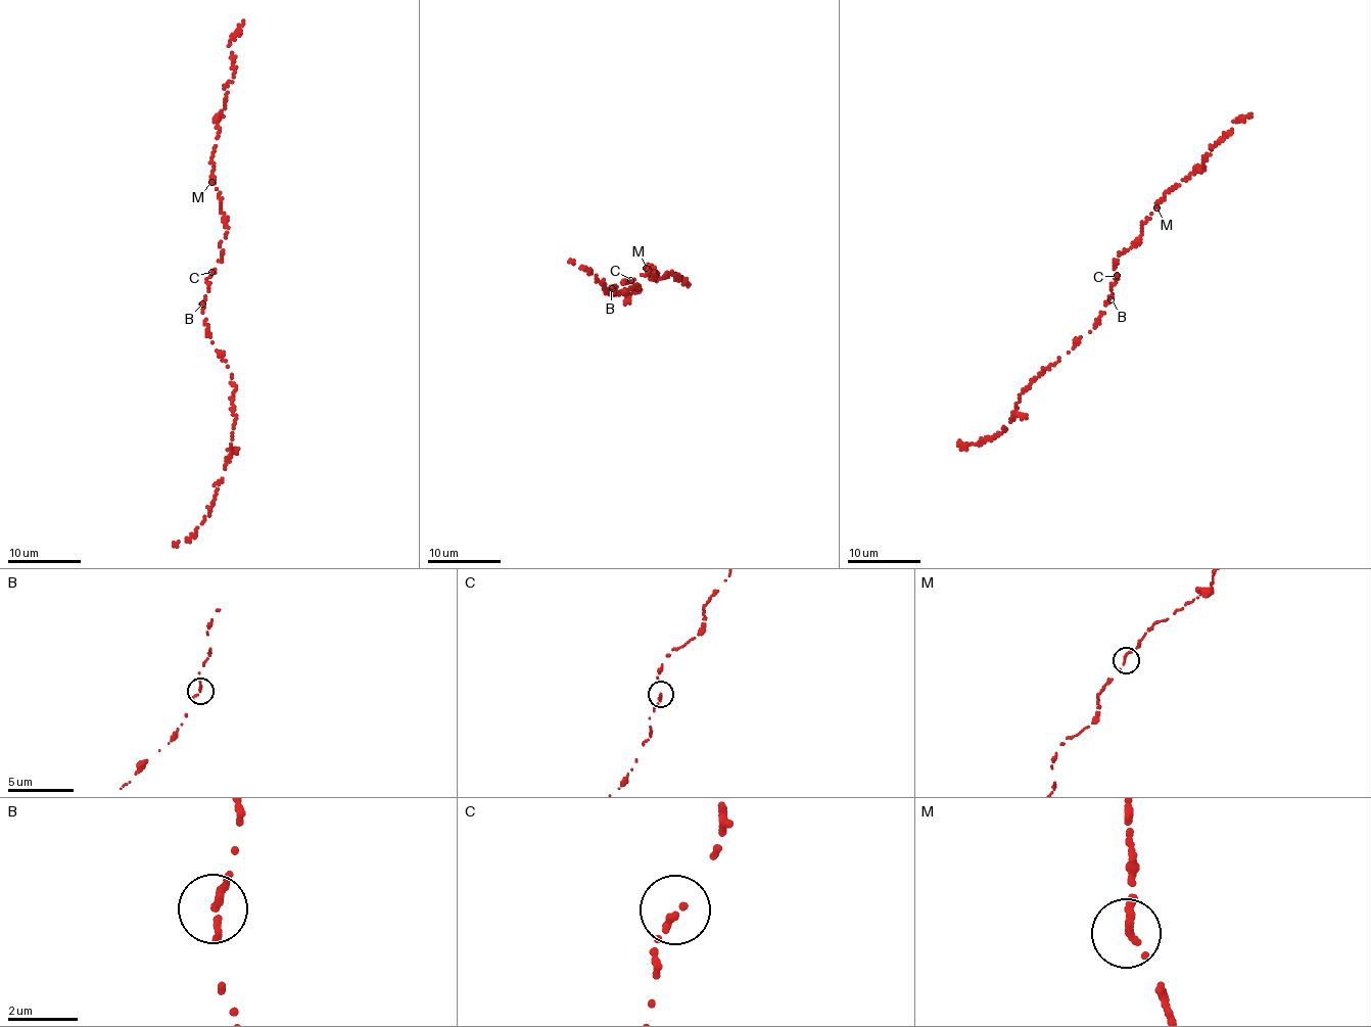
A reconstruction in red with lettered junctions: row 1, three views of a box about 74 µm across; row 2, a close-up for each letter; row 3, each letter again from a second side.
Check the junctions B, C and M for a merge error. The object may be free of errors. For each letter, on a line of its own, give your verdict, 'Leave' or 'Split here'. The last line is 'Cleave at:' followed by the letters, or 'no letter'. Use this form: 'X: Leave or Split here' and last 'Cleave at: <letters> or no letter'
B: Leave
C: Leave
M: Leave
Cleave at: no letter

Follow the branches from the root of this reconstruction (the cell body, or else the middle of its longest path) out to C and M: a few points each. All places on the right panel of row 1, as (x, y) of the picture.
C: (1112, 293), (1117, 275)
M: (1112, 293), (1117, 277), (1115, 261), (1137, 242), (1140, 227), (1156, 207)

